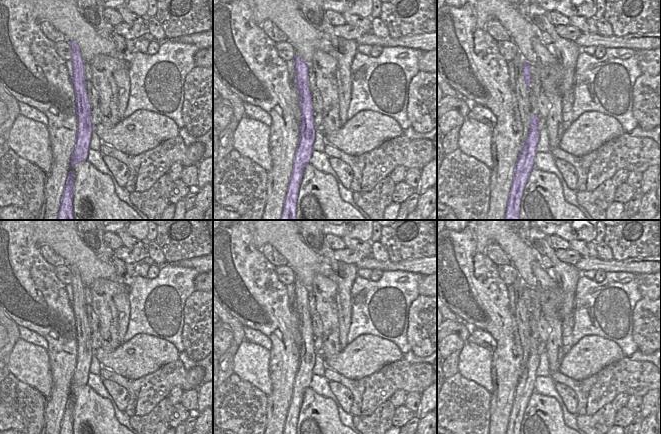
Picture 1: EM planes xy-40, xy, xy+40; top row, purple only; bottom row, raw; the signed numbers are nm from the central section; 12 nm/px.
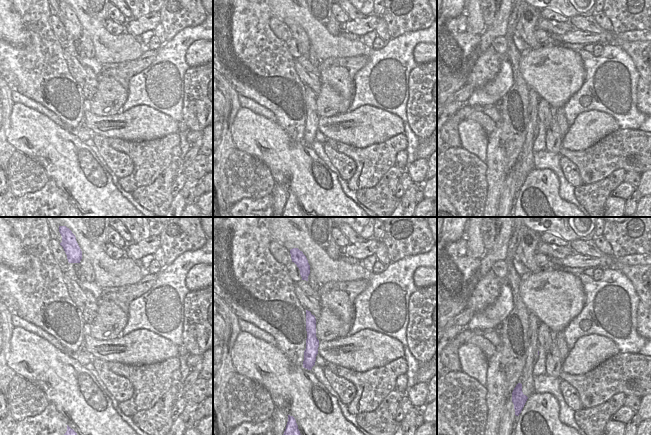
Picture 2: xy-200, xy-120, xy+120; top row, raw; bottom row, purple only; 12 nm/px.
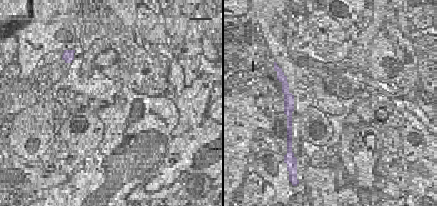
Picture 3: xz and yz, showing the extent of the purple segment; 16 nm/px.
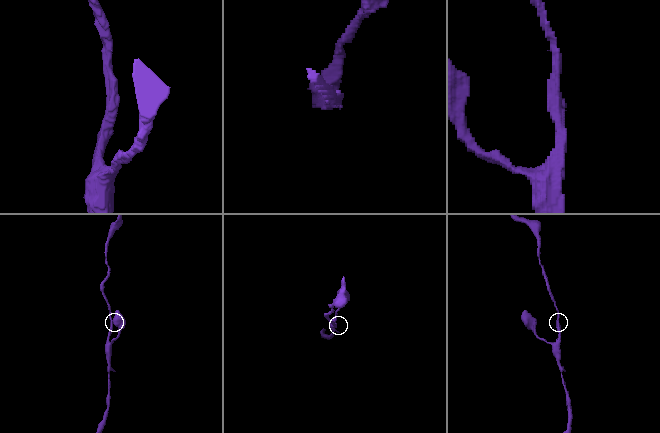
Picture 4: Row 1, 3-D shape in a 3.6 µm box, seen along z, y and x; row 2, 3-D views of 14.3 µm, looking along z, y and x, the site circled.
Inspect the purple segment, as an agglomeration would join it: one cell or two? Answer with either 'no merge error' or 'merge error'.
no merge error

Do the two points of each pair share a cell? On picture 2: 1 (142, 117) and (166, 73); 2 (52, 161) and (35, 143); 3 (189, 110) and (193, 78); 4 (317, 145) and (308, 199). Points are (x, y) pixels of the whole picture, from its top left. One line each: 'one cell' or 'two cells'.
1: two cells
2: one cell
3: one cell
4: two cells

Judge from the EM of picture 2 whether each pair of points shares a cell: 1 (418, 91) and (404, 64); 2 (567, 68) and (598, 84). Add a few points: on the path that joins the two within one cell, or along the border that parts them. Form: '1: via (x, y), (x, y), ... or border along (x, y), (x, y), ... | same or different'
1: border along (418, 64), (408, 77), (407, 97) | different
2: border along (580, 55), (585, 79), (582, 86), (571, 95) | different

